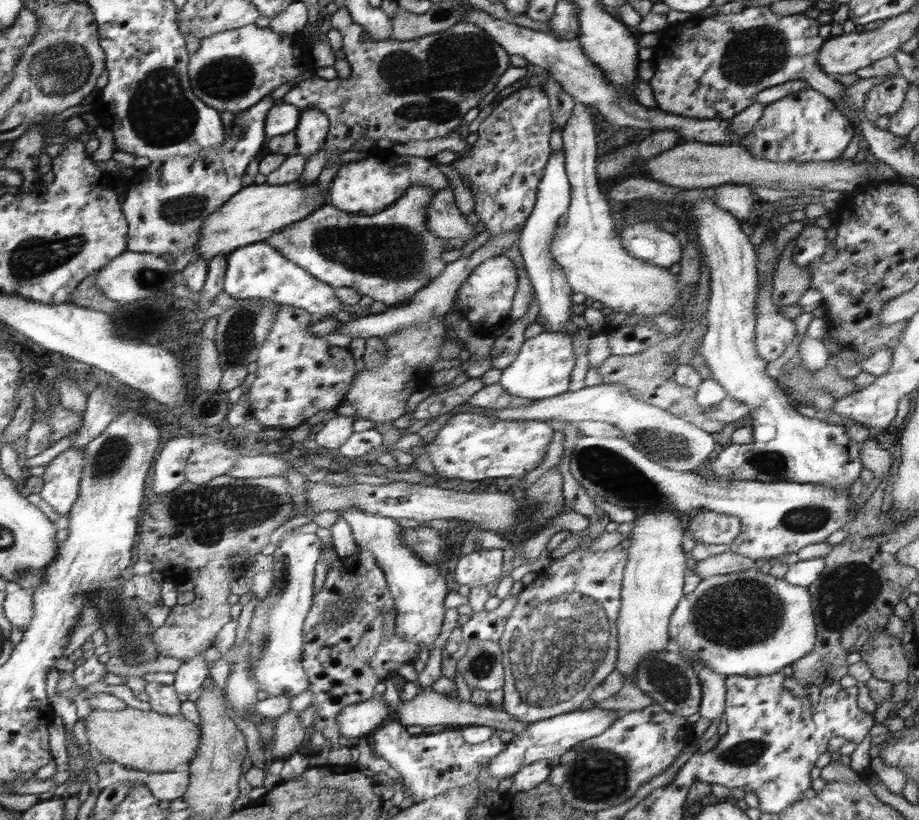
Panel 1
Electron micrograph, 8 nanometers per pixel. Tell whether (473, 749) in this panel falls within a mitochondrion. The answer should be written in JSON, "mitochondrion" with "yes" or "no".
{"mitochondrion":"no"}

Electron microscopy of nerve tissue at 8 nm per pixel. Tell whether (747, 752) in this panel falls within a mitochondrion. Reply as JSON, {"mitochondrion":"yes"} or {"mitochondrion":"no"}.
{"mitochondrion":"yes"}

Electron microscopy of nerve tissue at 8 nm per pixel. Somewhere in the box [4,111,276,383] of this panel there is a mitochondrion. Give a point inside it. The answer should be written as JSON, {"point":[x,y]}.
{"point":[34,258]}

